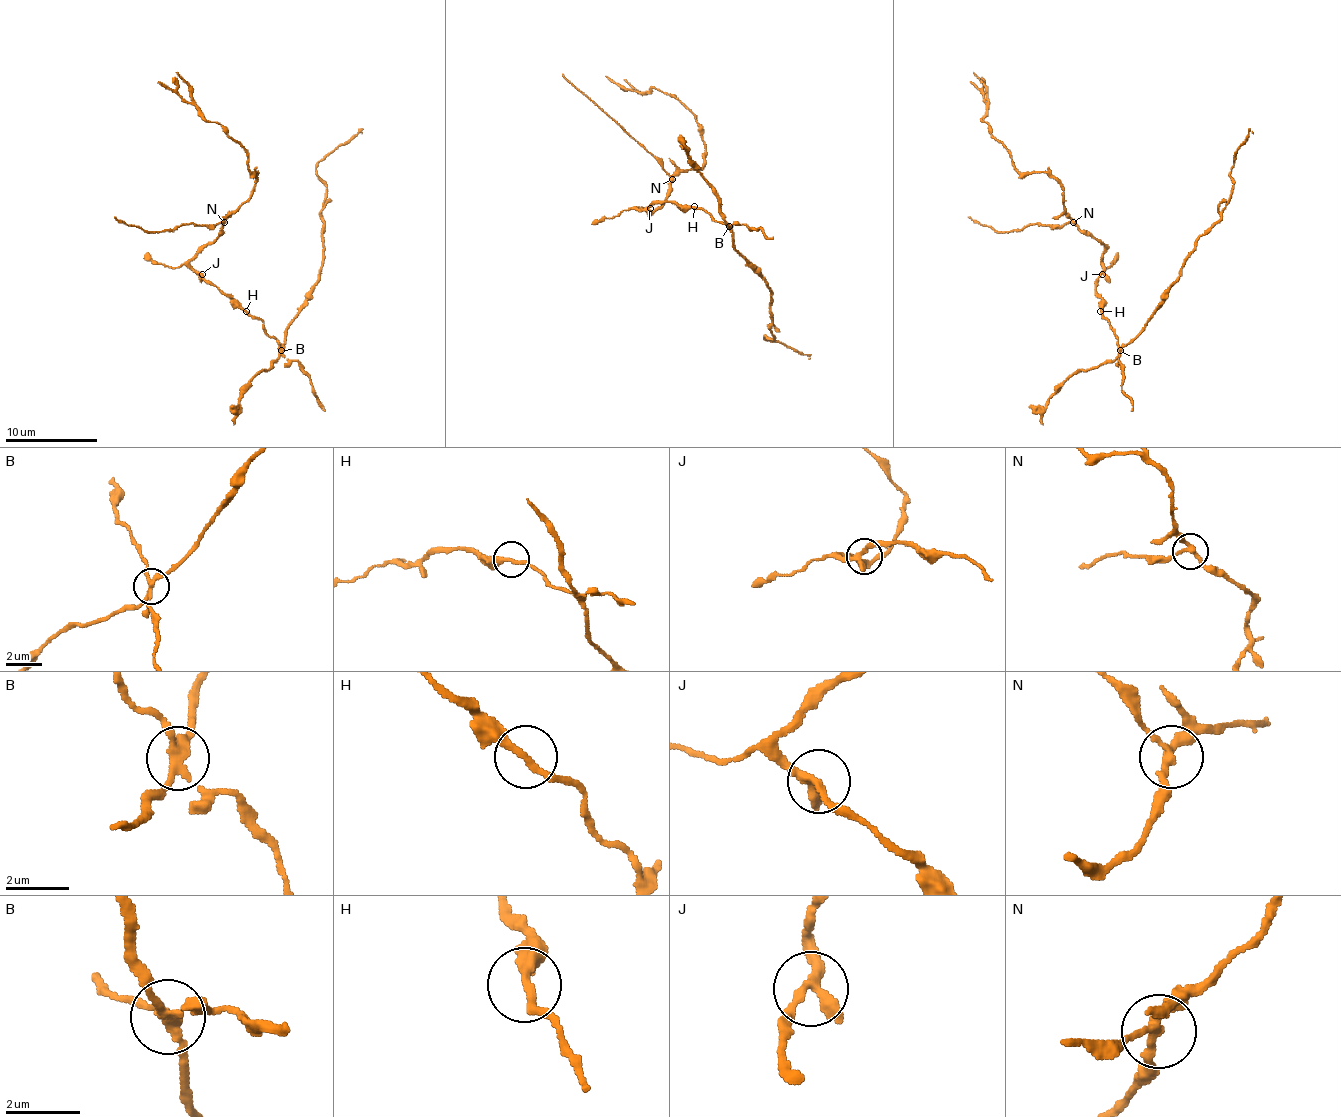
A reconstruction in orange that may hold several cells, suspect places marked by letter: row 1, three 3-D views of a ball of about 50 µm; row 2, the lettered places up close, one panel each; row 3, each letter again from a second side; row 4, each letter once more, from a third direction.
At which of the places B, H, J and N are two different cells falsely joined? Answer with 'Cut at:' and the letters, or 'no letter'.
Cut at: B, N

